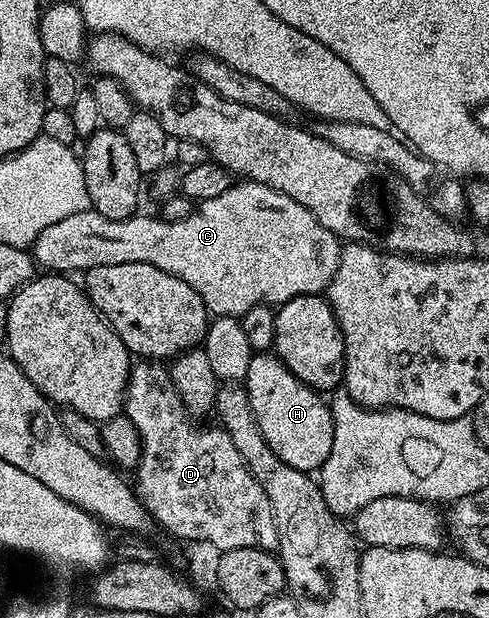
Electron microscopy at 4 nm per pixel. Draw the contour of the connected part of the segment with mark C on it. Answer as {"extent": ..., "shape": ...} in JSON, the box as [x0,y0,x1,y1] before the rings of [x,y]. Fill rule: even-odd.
{"extent":[29,180,340,318],"shape":[[[239,180],[232,184],[227,191],[222,192],[221,196],[200,201],[194,207],[191,215],[183,220],[177,220],[175,223],[164,222],[159,216],[154,216],[154,218],[136,216],[122,222],[121,220],[109,220],[105,216],[101,216],[101,212],[93,209],[85,212],[73,212],[73,216],[65,216],[65,220],[57,220],[57,224],[49,224],[49,228],[45,228],[45,232],[41,232],[41,236],[37,236],[37,240],[29,247],[29,253],[34,258],[36,267],[47,272],[71,272],[67,270],[86,272],[92,270],[94,266],[104,266],[105,264],[153,264],[157,268],[185,280],[185,284],[189,284],[189,288],[193,288],[193,292],[197,292],[197,296],[201,296],[201,300],[207,305],[207,309],[212,315],[234,318],[249,312],[249,308],[254,306],[266,304],[278,307],[297,296],[323,294],[337,272],[340,249],[340,239],[336,238],[333,232],[329,232],[329,228],[325,228],[325,224],[321,224],[317,220],[317,216],[313,216],[313,212],[309,212],[304,206],[297,204],[297,200],[293,200],[268,186],[262,186],[250,180]]]}

